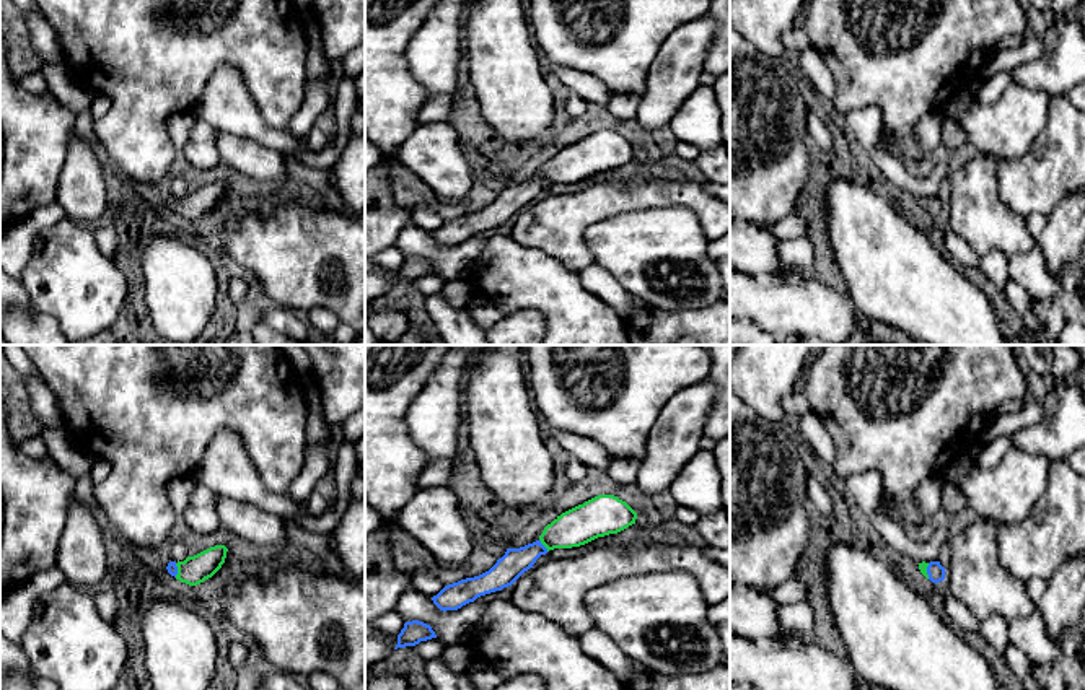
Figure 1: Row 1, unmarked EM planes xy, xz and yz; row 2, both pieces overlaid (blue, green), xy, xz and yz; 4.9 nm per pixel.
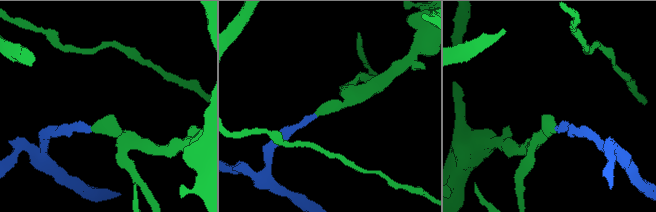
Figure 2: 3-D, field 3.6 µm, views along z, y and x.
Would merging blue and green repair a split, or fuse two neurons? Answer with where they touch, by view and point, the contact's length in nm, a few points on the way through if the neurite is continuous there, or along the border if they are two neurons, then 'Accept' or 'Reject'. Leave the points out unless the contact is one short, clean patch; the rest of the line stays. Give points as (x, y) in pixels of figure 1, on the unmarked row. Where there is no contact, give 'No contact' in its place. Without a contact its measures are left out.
Touches blue at xz (543, 181). Shared border 80 nm. Path across: xz (515, 197), (543, 181), (551, 173), (584, 158). Accept

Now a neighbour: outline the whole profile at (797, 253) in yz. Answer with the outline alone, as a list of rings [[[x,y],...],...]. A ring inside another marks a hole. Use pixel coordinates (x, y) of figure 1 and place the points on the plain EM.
[[[792,238],[779,241],[777,254],[782,265],[788,269],[800,269],[805,272],[805,275],[810,275],[815,269],[815,247],[806,238]]]

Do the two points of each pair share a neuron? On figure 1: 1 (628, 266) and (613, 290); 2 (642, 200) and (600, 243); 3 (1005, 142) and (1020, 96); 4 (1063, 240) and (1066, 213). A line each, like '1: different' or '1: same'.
1: different
2: different
3: same
4: same

